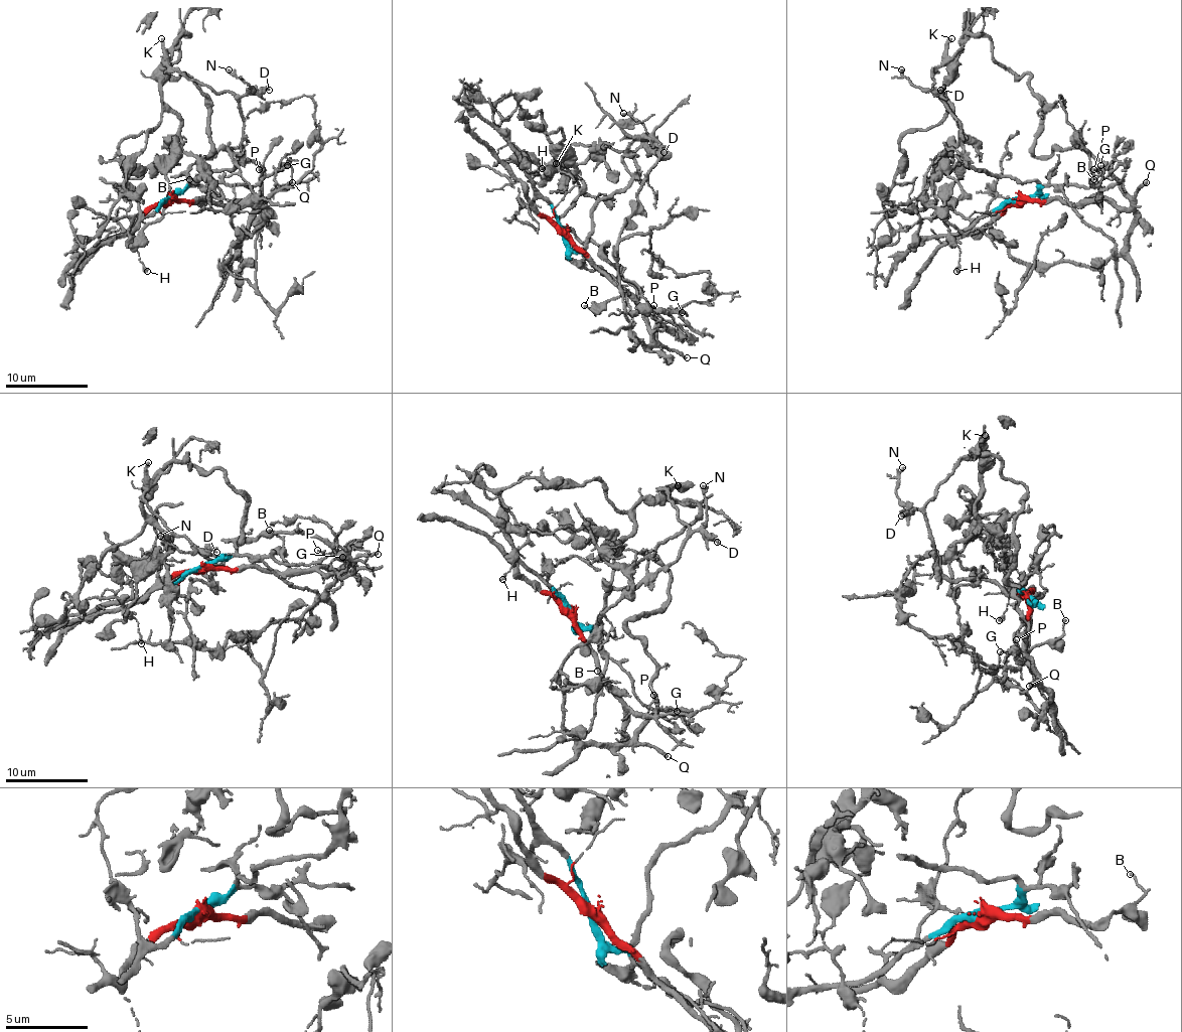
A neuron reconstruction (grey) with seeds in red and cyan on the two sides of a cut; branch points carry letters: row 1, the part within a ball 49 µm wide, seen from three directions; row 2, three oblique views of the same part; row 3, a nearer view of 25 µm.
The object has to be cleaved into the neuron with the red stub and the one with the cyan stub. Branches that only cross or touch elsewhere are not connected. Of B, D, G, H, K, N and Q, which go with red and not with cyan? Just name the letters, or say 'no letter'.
B, G, Q

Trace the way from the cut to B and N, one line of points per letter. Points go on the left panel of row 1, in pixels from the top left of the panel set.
B: (168, 197), (228, 201), (209, 197), (188, 178)
N: (168, 197), (197, 176), (230, 170), (239, 160), (243, 143), (241, 98), (253, 90), (228, 68)

